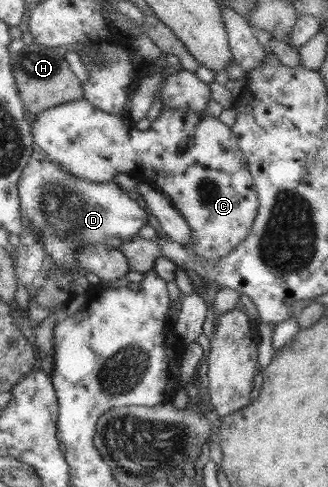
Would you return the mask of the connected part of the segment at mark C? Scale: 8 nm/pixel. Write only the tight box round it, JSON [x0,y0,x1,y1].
[31,97,259,261]

